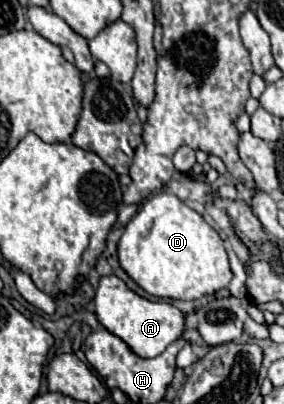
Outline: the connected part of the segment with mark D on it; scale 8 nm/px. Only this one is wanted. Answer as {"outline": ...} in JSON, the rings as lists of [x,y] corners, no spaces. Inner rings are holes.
{"outline":[[[168,192],[154,194],[140,204],[118,242],[118,260],[142,290],[158,298],[198,300],[226,288],[232,280],[228,254],[218,230]]]}

